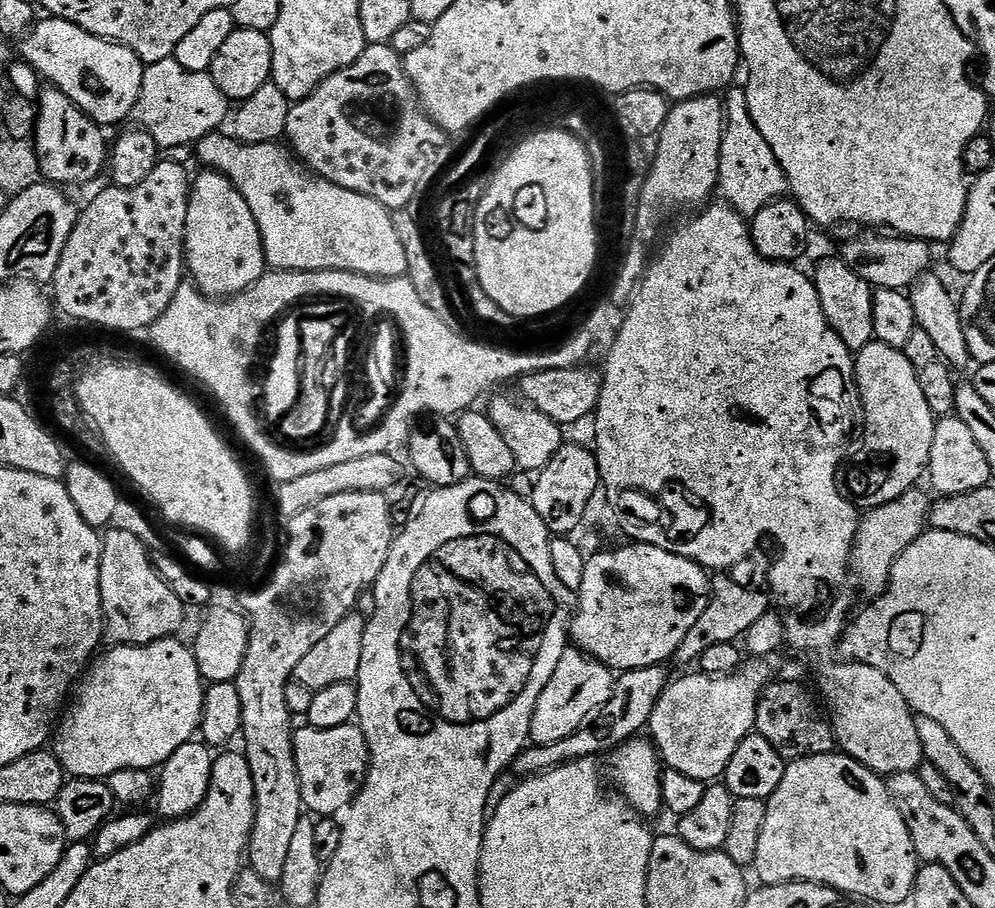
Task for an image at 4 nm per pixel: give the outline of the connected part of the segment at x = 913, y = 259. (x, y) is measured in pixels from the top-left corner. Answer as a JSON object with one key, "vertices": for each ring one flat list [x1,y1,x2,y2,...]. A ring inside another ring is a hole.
{"vertices":[[860,230,857,236,852,236,844,244,844,249,838,252,840,259,845,260,858,274,858,278,878,288,911,289,915,282,932,268,932,252,929,241,913,240,911,236,885,234,880,230]]}

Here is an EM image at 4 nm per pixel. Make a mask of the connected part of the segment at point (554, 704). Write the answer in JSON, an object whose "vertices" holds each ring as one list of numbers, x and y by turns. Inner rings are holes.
{"vertices":[[569,646,562,654,562,662,558,662,558,670,554,670,550,682,546,682,538,698,532,715,531,739,537,744,549,744,570,738,570,734,574,734,574,730,586,722,586,714,590,714,590,710,598,710,598,706,610,698,613,683,613,669,593,660,579,648]]}

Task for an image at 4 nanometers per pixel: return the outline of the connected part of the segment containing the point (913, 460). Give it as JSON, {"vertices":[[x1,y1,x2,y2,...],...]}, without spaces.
{"vertices":[[879,342,867,344,855,353,856,385,864,407,864,456,868,460,888,460,888,468,852,468,843,473,842,491,853,504,867,510,886,502,894,502,911,488,917,487,928,471,930,446,934,446,934,430,938,417,930,410,922,386,914,374,914,366,906,354,894,346]]}

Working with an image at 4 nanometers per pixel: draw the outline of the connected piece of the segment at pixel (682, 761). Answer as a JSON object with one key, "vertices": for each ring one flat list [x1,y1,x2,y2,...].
{"vertices":[[745,663,727,676,695,674,673,679,665,688,654,706,647,731,668,768,705,782,723,777,734,750,755,729,756,703,770,680,760,665,763,663,752,663,756,664]]}

